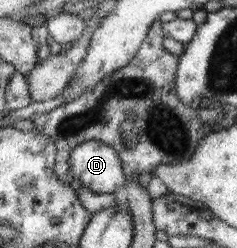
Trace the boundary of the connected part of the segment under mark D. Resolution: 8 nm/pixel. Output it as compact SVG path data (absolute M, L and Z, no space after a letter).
M86 141L69 156L69 169L83 187L101 194L119 192L127 178L113 147L100 141Z

